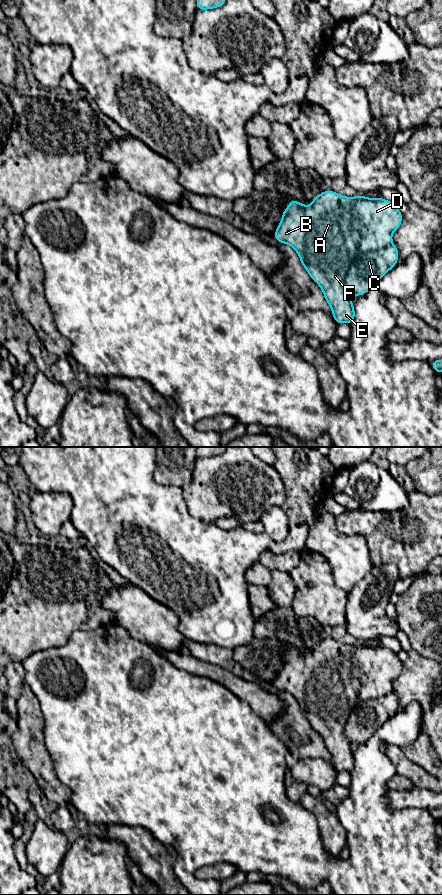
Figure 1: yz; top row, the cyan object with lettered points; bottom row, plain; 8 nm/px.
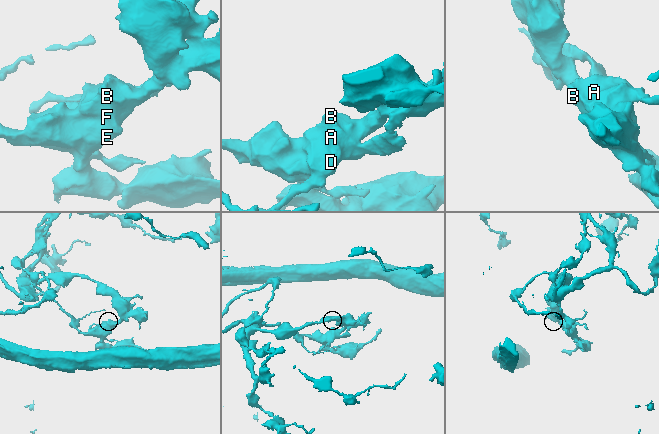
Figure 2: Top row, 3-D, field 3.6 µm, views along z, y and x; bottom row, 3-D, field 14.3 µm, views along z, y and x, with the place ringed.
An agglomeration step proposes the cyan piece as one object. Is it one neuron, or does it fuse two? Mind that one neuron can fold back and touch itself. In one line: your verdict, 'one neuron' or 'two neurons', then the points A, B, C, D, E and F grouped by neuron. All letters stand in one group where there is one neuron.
two neurons; groups A B D E F / C

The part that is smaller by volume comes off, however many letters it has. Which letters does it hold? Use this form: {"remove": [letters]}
{"remove": ["C"]}

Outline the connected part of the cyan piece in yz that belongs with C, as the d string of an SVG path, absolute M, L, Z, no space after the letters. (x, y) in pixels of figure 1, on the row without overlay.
M391 691L383 697L359 702L352 710L344 726L344 734L350 743L361 744L396 712L397 695Z

